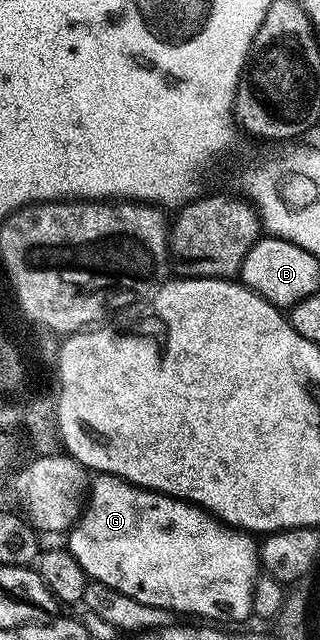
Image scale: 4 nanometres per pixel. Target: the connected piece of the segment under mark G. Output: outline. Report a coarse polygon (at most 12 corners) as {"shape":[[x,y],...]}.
{"shape":[[97,474],[67,549],[86,579],[241,622],[254,535]]}

